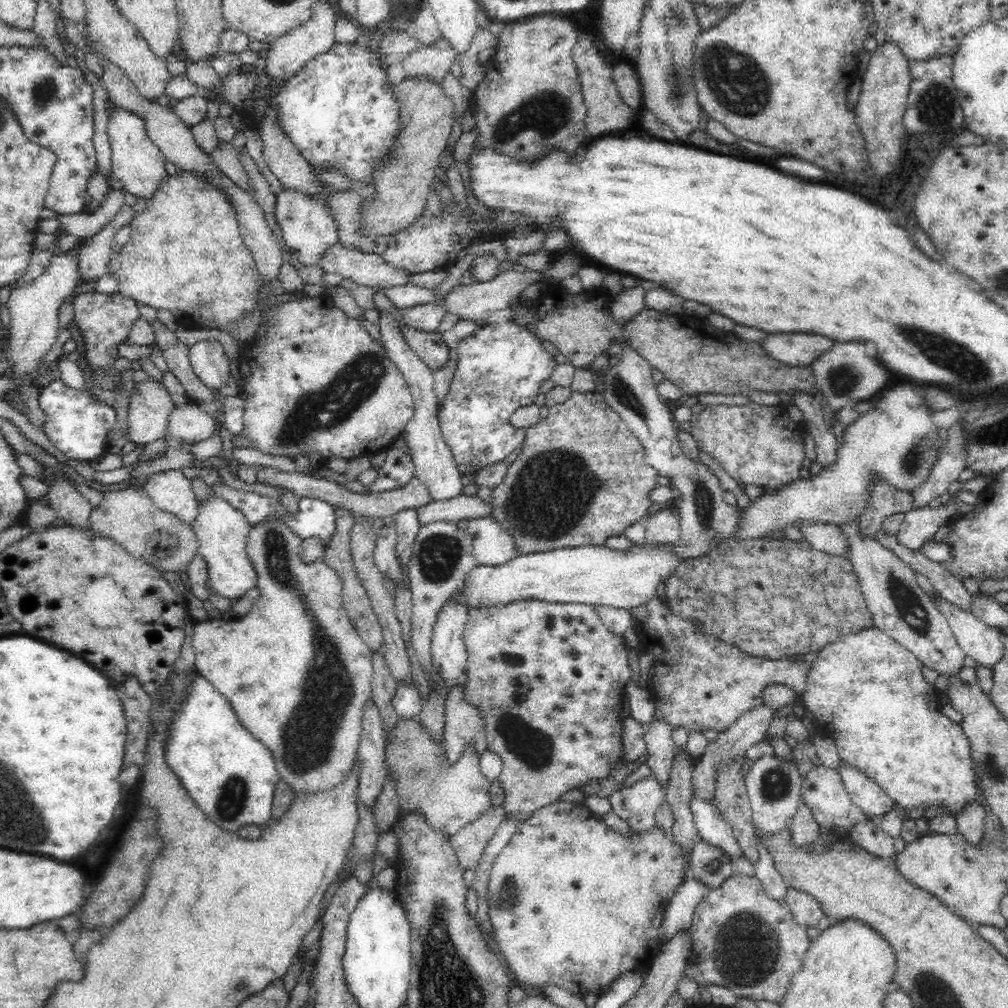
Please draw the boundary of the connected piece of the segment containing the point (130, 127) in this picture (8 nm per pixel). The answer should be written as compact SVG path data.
M111 99L108 110L108 123L106 126L107 136L111 148L111 170L110 176L120 178L123 184L122 190L136 196L149 199L157 190L161 180L168 176L164 170L164 161L160 149L150 140L145 129L145 121L137 116L137 113L130 112L117 104L113 104Z

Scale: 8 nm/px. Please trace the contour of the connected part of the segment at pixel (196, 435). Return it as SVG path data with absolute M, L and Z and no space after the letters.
M193 402L175 407L168 417L167 439L204 442L218 431L217 422Z

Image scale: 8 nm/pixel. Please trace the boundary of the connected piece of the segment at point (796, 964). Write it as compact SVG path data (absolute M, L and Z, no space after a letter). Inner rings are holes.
M734 872L718 888L710 889L696 906L692 920L693 954L684 976L696 986L701 983L728 988L738 998L766 999L781 1006L790 981L802 970L811 941L807 929L793 918L783 899L768 897L762 883L753 875Z

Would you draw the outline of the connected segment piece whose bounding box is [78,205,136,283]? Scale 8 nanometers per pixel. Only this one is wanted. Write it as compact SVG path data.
M124 205L98 234L82 241L78 255L79 274L83 282L96 282L103 274L109 272L112 239L116 232L124 224L129 224L135 216L132 207Z

